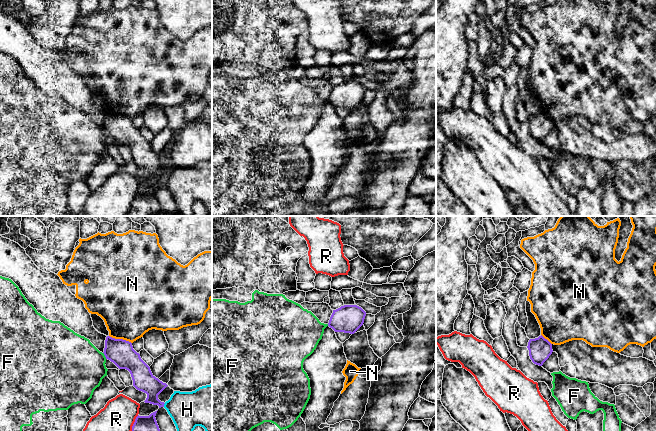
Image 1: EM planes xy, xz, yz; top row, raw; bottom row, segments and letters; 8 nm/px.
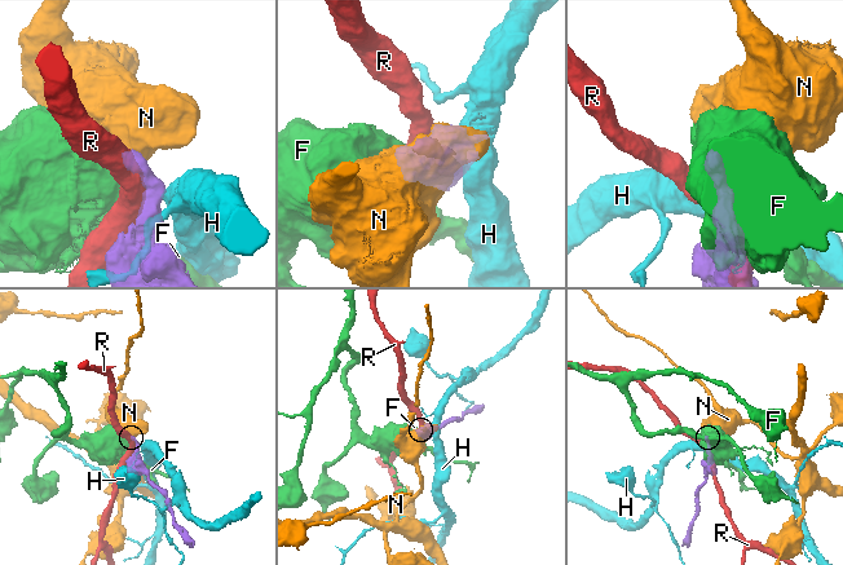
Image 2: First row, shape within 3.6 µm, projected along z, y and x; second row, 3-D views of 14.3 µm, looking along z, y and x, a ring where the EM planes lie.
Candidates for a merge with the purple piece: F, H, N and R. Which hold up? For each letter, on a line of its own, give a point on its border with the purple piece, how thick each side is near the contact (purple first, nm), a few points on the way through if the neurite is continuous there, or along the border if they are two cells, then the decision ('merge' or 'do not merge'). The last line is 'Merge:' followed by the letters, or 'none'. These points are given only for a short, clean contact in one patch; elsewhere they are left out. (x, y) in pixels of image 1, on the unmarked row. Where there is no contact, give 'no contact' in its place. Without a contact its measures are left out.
F: contact xy (104, 130); calibres 200 and 460 nm; border xy (103, 128), (106, 134); do not merge
H: contact xy (163, 181); calibres 170 and 280 nm; border xy (165, 179), (163, 182); do not merge
N: contact xy (120, 115); calibres 200 and 440 nm; border xy (109, 111), (128, 116), (131, 119); do not merge
R: contact xy (132, 203); calibres 190 and 360 nm; do not merge
Merge: none

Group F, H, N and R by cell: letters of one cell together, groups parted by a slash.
F / H / N / R

